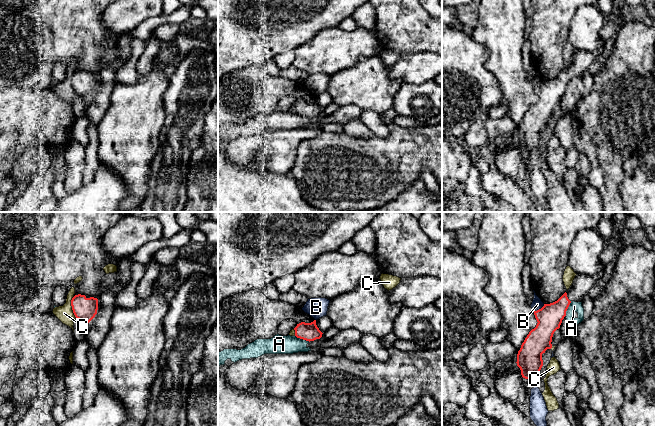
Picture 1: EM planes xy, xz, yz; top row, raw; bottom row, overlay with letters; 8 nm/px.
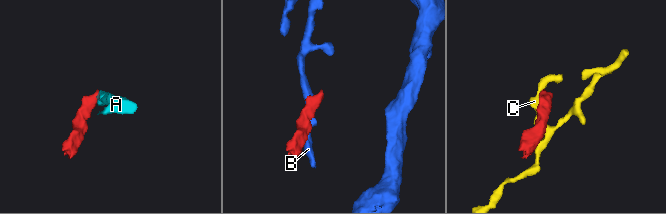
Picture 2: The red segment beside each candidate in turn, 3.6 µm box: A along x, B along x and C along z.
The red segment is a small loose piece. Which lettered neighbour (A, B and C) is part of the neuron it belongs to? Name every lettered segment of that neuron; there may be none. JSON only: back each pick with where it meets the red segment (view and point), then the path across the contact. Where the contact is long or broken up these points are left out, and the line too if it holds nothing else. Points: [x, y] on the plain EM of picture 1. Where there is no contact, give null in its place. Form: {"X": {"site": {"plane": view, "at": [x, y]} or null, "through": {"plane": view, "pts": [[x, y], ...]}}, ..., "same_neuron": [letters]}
{"same_neuron": []}

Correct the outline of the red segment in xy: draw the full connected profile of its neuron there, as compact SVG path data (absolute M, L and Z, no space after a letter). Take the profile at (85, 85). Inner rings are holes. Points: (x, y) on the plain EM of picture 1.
M78 70L72 74L71 82L76 95L89 99L97 90L98 75Z

